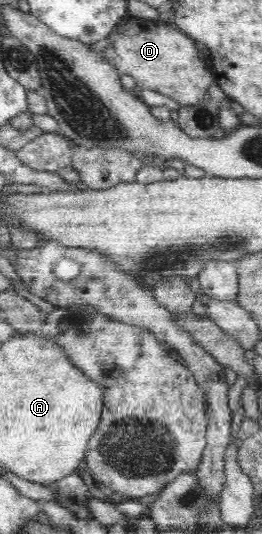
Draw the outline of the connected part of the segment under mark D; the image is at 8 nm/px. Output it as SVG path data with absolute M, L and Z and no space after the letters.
M134 16L123 18L118 25L118 30L108 35L110 44L102 55L116 66L120 76L131 75L136 87L154 90L180 106L195 106L215 95L209 89L215 78L205 66L205 54L198 52L197 43L184 32L158 20Z

